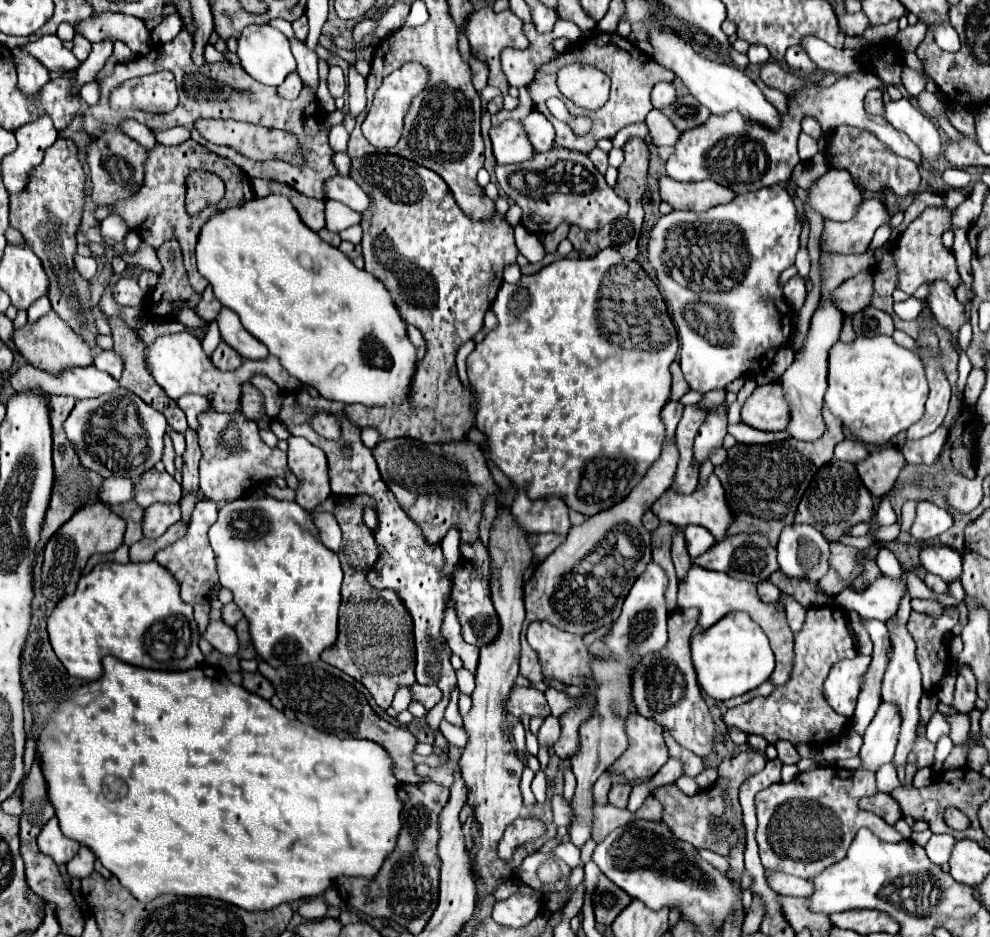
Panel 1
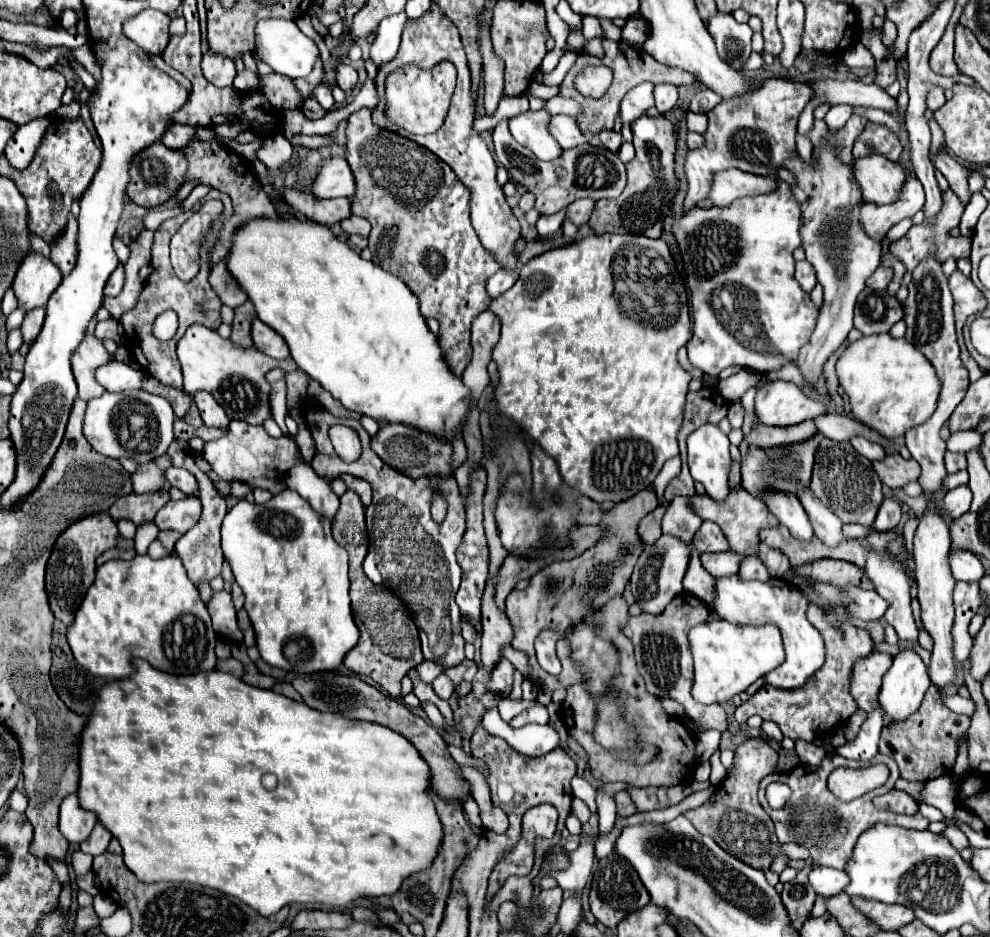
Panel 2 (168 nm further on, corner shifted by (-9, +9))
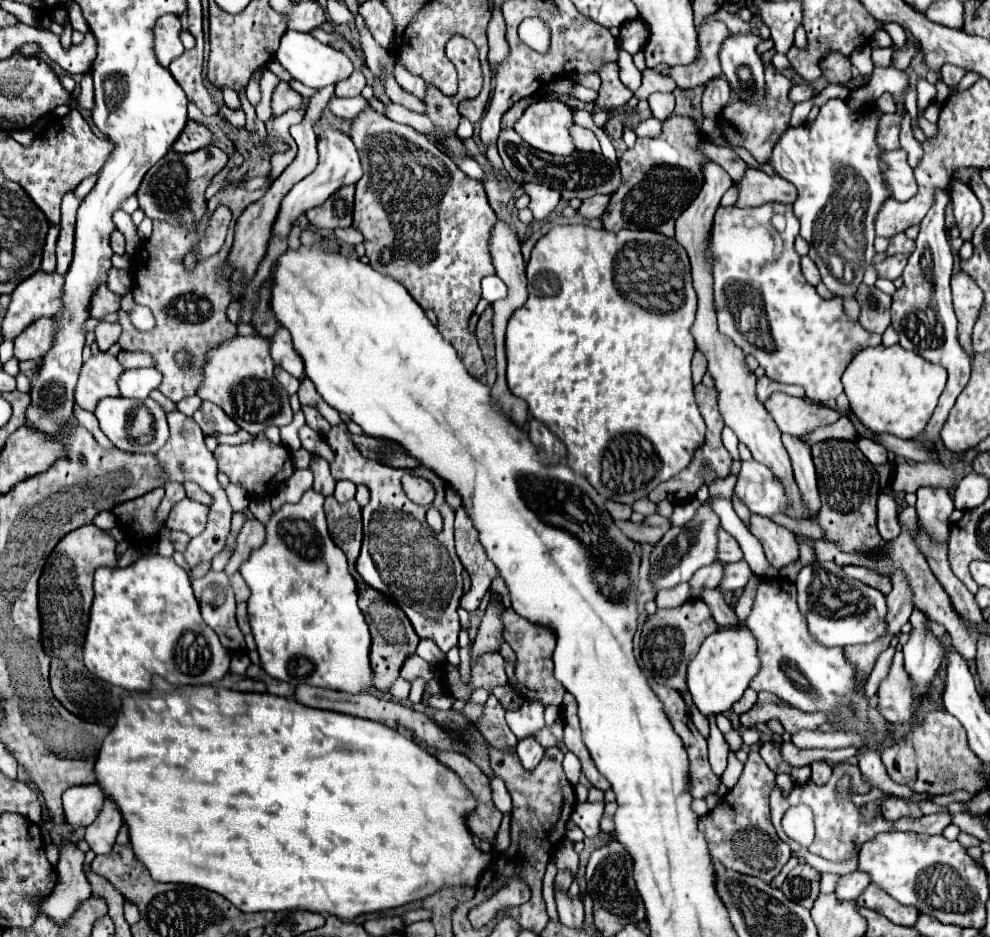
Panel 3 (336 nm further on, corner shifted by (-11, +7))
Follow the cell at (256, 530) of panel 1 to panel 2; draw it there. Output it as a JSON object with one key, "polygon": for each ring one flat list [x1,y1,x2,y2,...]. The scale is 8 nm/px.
{"polygon":[[283,490,265,504,239,500,223,520,221,538,235,582,243,588,245,610,255,628,261,658,295,676,339,668,345,654,359,642,359,628,355,626,349,600,347,554,345,548,333,540,331,530,323,532,321,514,317,514,295,490]]}

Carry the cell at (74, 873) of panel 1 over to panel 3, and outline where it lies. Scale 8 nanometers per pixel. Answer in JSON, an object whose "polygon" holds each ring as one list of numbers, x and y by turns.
{"polygon":[[105,800,97,820,91,826,87,826,85,840,95,854,107,854,111,852,121,826,123,826,123,820,117,806,111,800]]}

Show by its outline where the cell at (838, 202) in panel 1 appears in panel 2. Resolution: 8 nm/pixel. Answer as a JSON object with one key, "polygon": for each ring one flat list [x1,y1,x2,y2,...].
{"polygon":[[871,154,855,160,853,168,865,202,897,202,907,178,905,168,899,162,889,162,889,158,885,158,883,154]]}

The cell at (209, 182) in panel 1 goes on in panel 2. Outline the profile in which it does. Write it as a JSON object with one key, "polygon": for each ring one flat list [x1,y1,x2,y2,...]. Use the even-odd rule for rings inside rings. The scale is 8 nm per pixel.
{"polygon":[[211,190,199,203,202,205,210,199,221,200,224,204,224,212,222,215,219,215,217,220,212,222,207,236,203,239,200,248,201,267,199,269,199,274,197,274,191,282,181,282,181,280,175,276,170,262,169,240,172,235,180,229,183,222,190,218,195,212,195,210,190,210,164,221,161,226,159,226,159,230,154,232,153,250,151,250,153,272,149,274,147,284,143,286,135,308,133,308,133,310,127,310,127,312,121,316,121,320,119,320,121,326,123,326,123,330,125,330,125,336,129,338,127,342,133,344,133,346,129,346,129,348,131,348,131,352,133,352,135,360,139,362,139,366,141,366,145,372,149,372,153,378,157,378,161,384,173,386,173,388,177,388,177,390,183,390,181,366,179,366,177,354,175,354,175,346,177,346,179,338,185,334,185,330,187,330,191,324,203,324,203,326,207,326,207,328,211,328,211,330,217,330,219,324,221,324,221,306,223,306,223,304,221,304,221,300,217,298,217,294,213,292,213,288,211,288,209,282,207,282,207,276,209,276,210,271,208,254,216,242,223,220,228,215,233,214,233,205,231,198,229,198,227,194,223,194,223,192,219,192,219,190],[163,310,173,310,173,312,177,312,177,316,179,316,179,330,177,330,177,334,175,334,169,342,159,342,159,340,153,336,153,332,151,332,155,316,159,316]]}

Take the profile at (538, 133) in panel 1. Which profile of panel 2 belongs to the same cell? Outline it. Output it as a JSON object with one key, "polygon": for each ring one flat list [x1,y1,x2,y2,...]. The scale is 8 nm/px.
{"polygon":[[553,116,549,128,563,150,575,148,575,146,581,146,587,142,587,136,579,130,577,120,571,116]]}

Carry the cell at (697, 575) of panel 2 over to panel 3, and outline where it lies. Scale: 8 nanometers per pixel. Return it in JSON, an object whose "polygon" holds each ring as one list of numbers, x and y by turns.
{"polygon":[[705,588,705,590,701,592,701,600,709,606,713,620,715,620,719,626,729,628,729,626,739,624,733,608,725,602,723,594,721,594,717,588]]}

